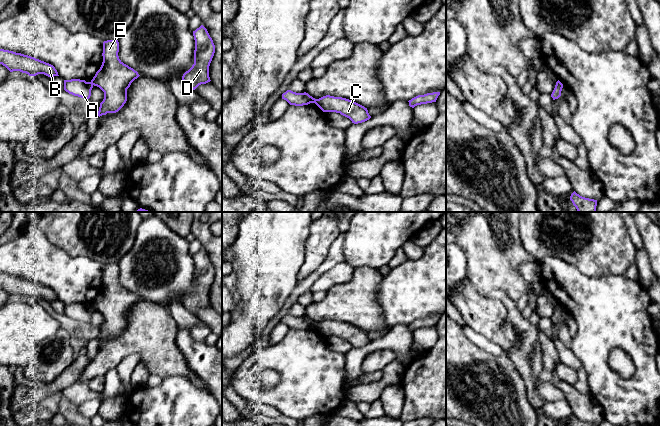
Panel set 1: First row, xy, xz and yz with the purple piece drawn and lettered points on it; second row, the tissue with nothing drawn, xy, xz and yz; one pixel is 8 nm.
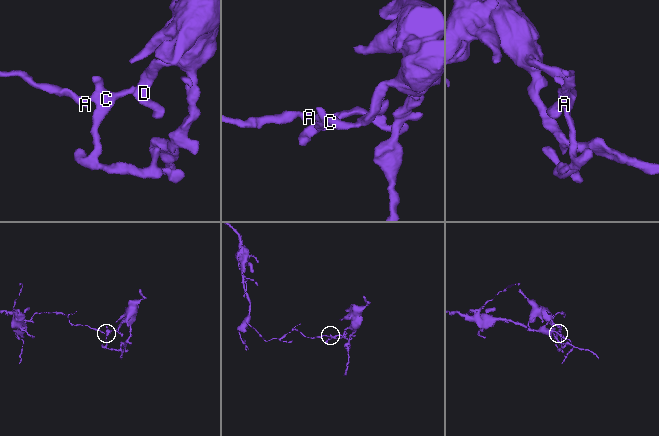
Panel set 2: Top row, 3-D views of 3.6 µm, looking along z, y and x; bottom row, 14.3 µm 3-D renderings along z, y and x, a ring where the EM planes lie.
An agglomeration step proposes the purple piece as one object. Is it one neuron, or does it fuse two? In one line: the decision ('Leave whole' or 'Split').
Split

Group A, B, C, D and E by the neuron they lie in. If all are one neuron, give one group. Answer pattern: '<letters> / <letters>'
A B / C D E

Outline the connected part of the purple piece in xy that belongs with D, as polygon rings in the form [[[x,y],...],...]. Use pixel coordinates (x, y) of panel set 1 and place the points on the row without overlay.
[[[203,249],[193,255],[193,260],[195,264],[194,288],[183,298],[182,304],[195,314],[199,309],[211,305],[209,290],[215,277],[215,269]]]

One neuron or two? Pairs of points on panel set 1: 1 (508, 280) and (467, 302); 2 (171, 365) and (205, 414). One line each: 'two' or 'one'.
1: two
2: two

